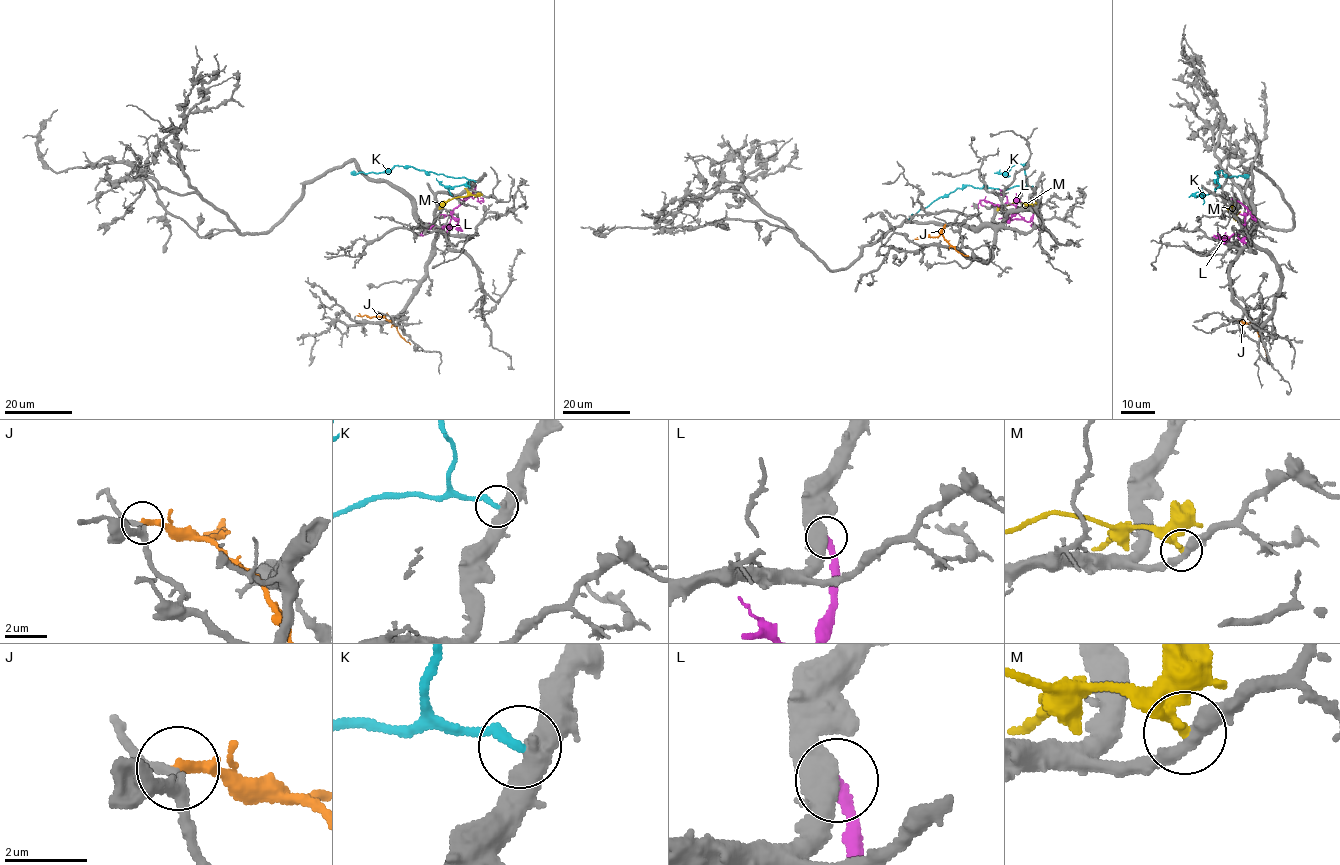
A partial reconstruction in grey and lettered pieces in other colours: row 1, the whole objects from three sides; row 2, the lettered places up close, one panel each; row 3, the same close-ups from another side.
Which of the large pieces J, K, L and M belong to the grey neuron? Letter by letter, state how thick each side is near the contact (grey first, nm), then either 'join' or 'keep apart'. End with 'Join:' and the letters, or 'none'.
J: 190 nm thick on the grey side, 300 nm on the other; keep apart
K: 500 nm thick on the grey side, 200 nm on the other; keep apart
L: 480 nm thick on the grey side, 240 nm on the other; keep apart
M: 400 nm thick on the grey side, 220 nm on the other; keep apart
Join: none

